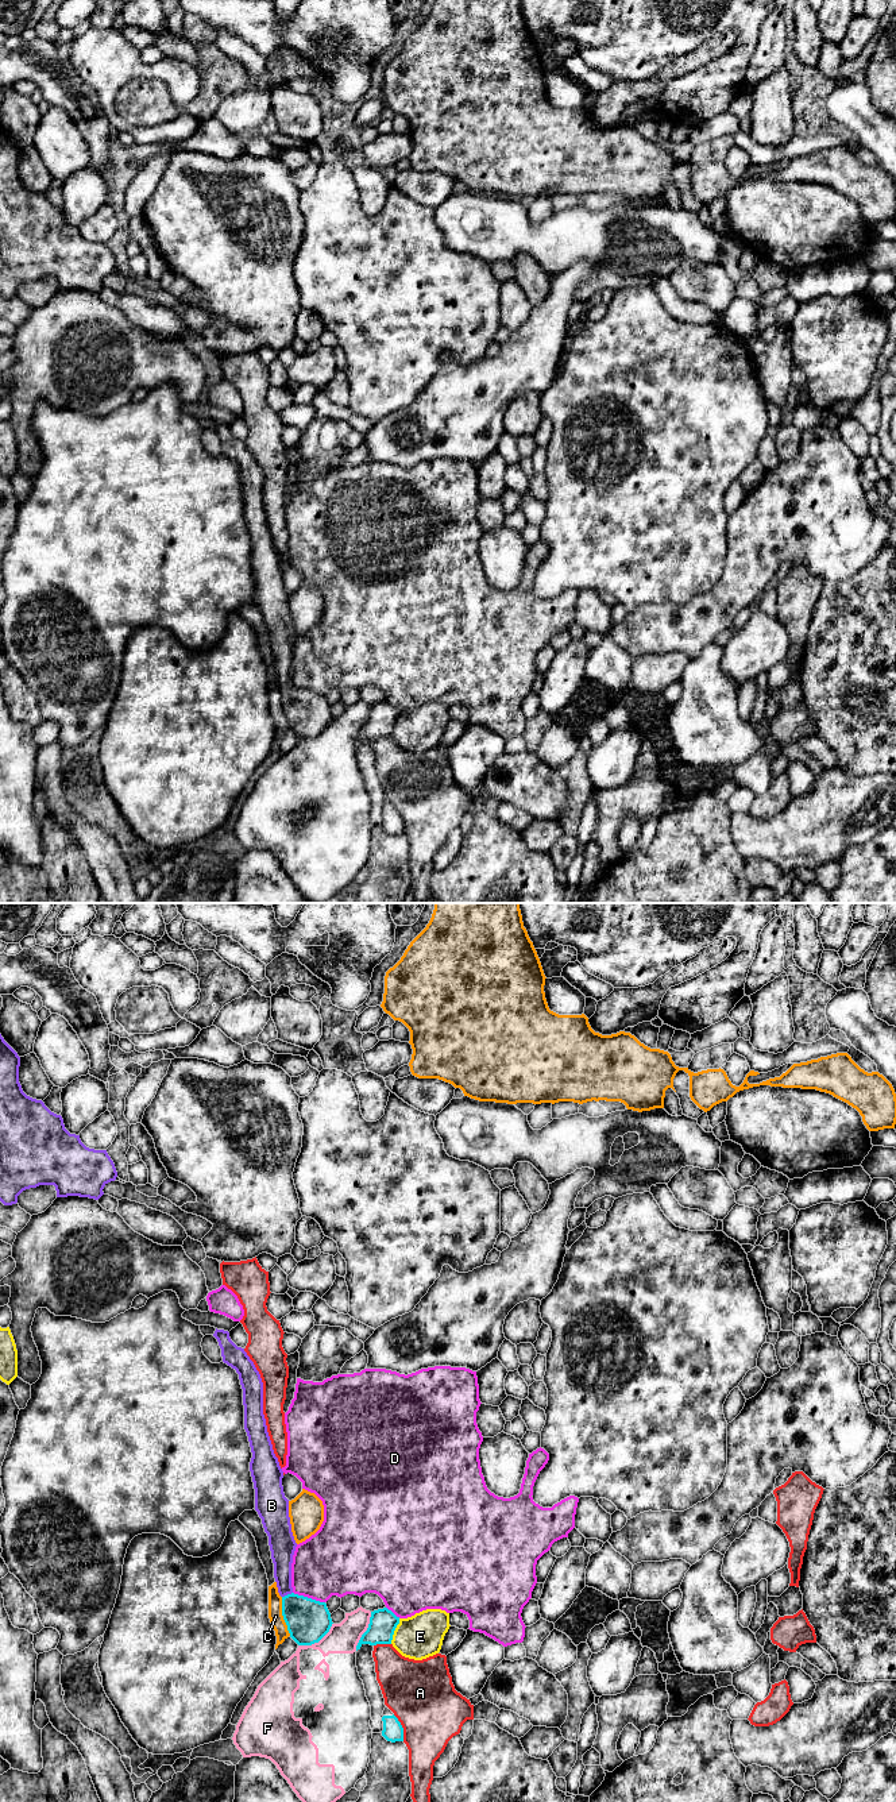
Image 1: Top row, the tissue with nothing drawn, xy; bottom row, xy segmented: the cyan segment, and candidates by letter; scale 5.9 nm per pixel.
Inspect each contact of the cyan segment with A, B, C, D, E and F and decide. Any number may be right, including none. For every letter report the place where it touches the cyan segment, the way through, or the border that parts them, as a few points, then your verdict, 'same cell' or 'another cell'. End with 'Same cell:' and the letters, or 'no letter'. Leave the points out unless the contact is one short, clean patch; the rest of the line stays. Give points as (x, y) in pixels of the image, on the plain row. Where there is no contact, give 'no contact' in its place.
A: meets cyan in xy at (402, 821); another cell
B: meets cyan in xy at (288, 687); runs through xy (308, 714), (292, 697), (288, 687), (282, 668), (282, 647); same cell
C: meets cyan in xy at (282, 707); another cell
D: meets cyan in xy at (309, 691); another cell
E: meets cyan in xy at (394, 722); another cell
F: meets cyan in xy at (366, 724); another cell
Same cell: B

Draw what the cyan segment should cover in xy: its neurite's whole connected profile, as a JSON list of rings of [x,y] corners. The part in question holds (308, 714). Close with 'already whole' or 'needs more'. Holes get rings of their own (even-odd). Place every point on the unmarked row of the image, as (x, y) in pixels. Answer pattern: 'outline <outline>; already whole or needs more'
outline [[[224,422],[215,424],[223,455],[236,463],[243,482],[244,522],[252,551],[250,564],[255,582],[255,603],[269,629],[274,671],[282,690],[282,709],[290,730],[298,738],[318,736],[331,722],[332,711],[325,695],[293,686],[291,656],[297,640],[285,590],[283,564],[274,547],[263,508],[263,475],[244,441],[237,440]]]; needs more

